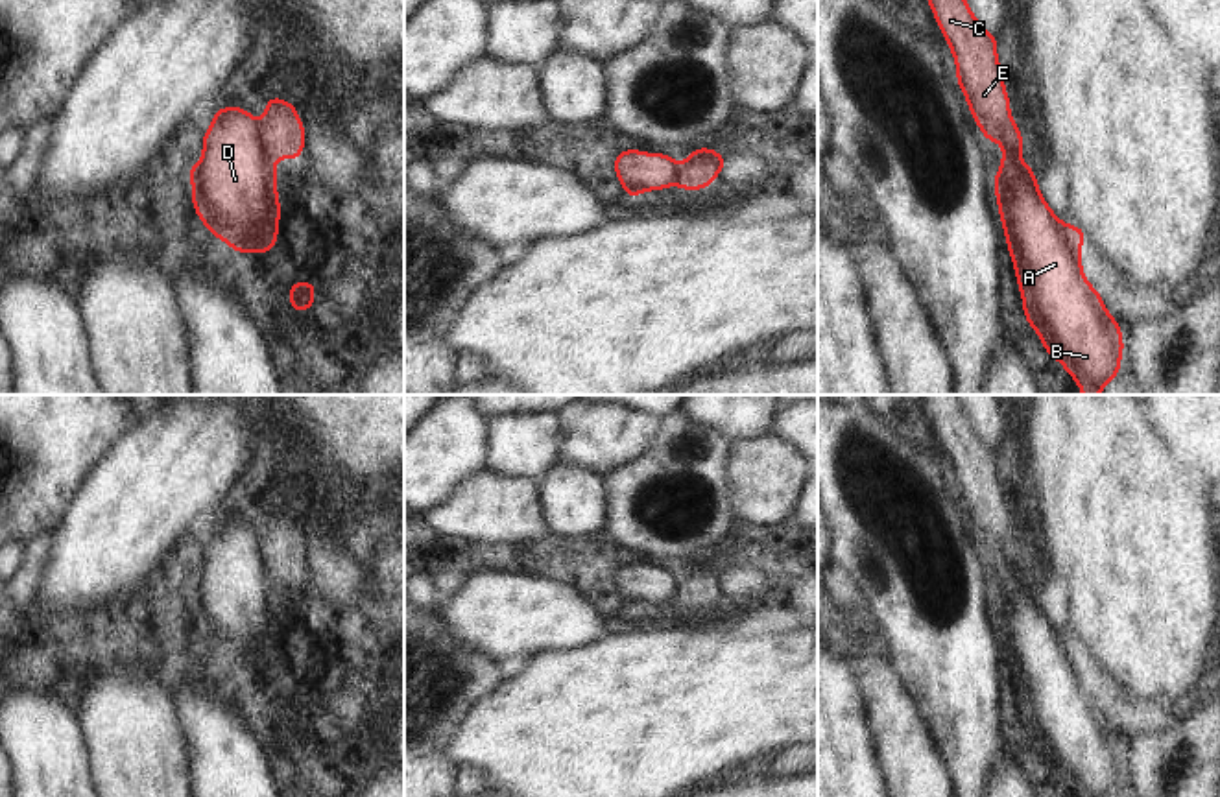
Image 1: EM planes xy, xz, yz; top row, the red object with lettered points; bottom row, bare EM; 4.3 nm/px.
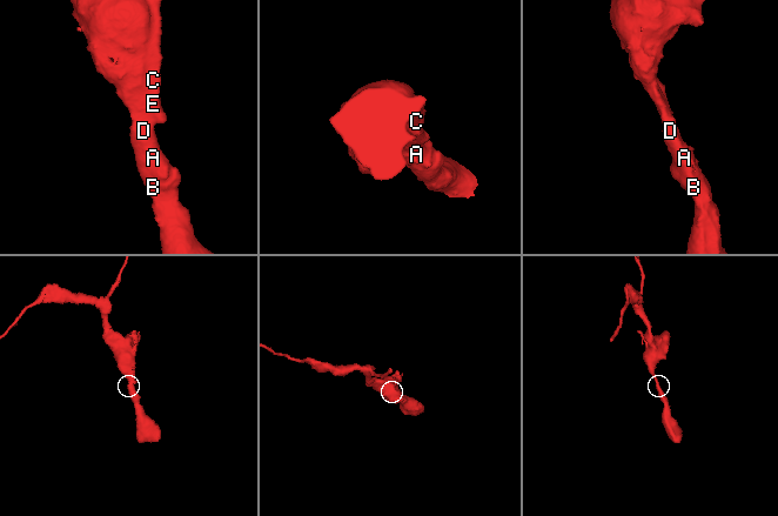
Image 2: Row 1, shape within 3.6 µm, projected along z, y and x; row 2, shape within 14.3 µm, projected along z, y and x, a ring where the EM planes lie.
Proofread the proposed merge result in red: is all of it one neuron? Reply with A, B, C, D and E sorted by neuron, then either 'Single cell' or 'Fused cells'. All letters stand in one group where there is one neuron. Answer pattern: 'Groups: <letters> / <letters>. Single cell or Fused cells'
Groups: A B D / C E. Fused cells.

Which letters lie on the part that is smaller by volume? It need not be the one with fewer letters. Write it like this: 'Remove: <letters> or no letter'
Remove: C, E

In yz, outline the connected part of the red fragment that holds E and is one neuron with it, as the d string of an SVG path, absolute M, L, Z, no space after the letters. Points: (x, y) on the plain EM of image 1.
M923 395L927 415L934 422L934 432L945 448L958 480L956 494L965 507L975 535L989 555L1000 555L1004 563L1021 565L1024 561L1021 542L1011 533L1010 513L997 469L997 450L991 448L971 426L958 395Z

